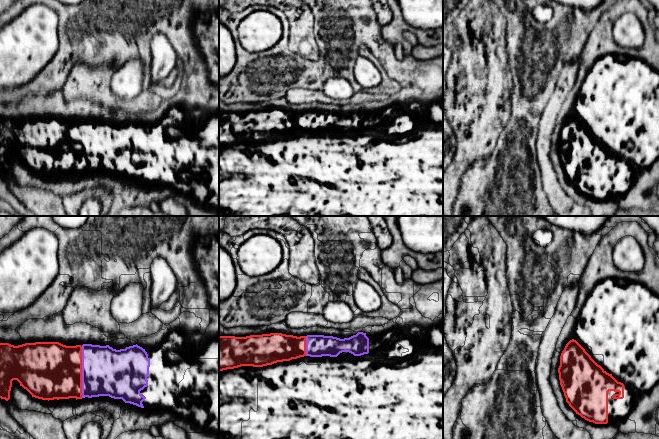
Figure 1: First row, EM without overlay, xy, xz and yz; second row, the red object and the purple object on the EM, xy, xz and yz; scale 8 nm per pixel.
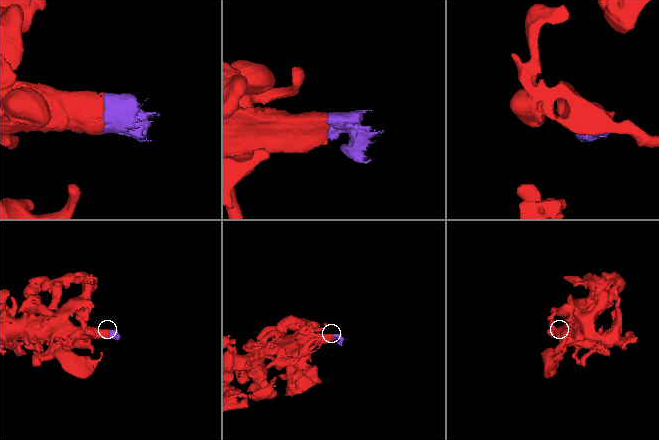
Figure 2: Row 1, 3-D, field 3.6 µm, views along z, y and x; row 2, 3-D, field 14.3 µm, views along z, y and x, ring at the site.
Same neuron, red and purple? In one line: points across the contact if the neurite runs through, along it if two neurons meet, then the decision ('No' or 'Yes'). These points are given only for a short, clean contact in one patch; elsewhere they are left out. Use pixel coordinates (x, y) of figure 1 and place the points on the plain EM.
Yes

